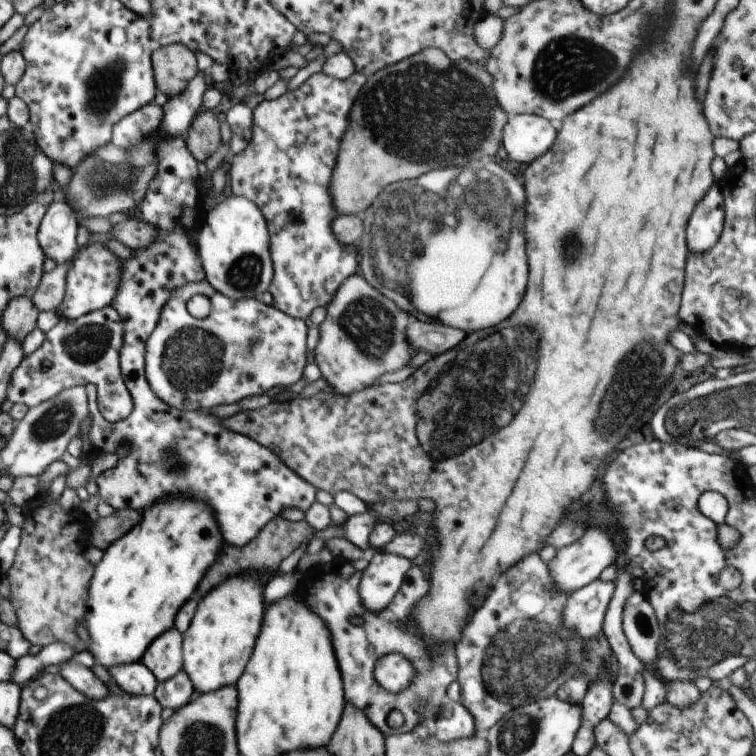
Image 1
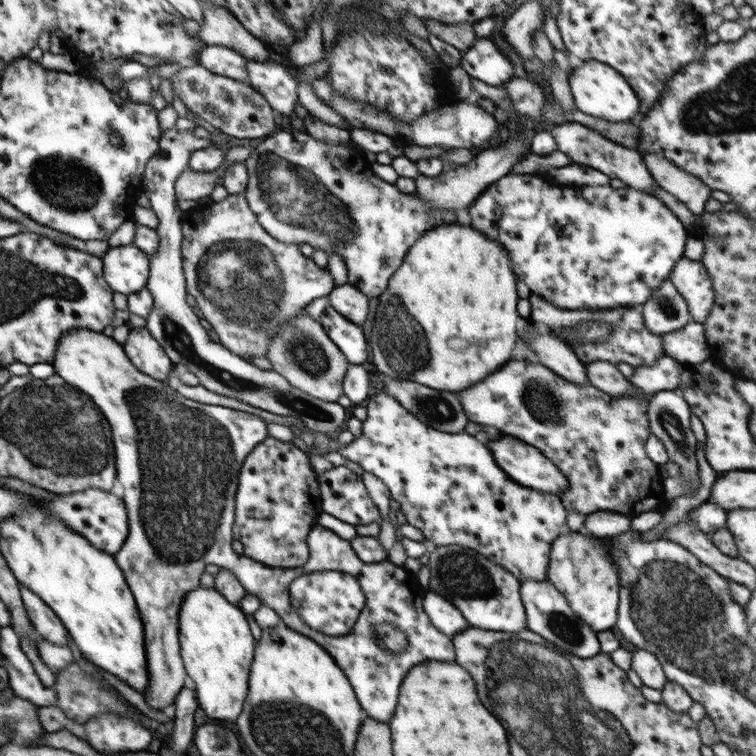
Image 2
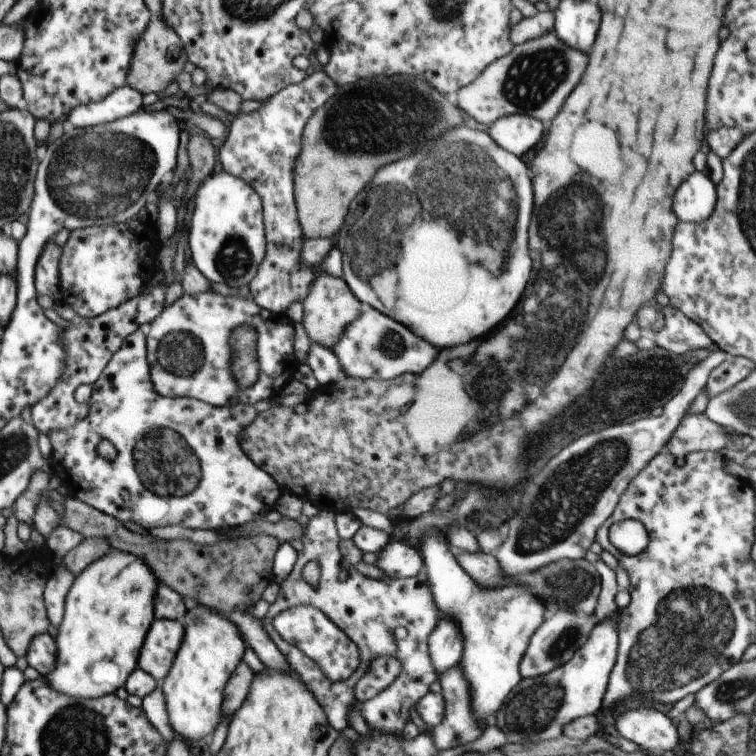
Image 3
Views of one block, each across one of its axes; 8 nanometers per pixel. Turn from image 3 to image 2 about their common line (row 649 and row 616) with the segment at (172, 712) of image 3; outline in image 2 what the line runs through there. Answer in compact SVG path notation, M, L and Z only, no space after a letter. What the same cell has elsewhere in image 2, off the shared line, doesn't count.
M198 586L184 596L178 612L181 658L194 681L199 709L222 724L236 723L249 694L249 675L256 640L250 623L238 606L230 604L215 587Z

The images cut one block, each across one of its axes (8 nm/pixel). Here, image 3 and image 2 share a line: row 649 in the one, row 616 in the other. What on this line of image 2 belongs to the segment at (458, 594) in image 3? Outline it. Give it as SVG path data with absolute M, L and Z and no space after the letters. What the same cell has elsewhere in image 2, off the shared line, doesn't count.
M456 544L438 546L428 554L428 568L430 569L429 590L442 594L452 604L456 605L462 616L469 622L470 627L482 630L502 630L502 632L516 633L526 629L526 611L520 598L520 581L504 570L500 564L493 563L484 555Z

